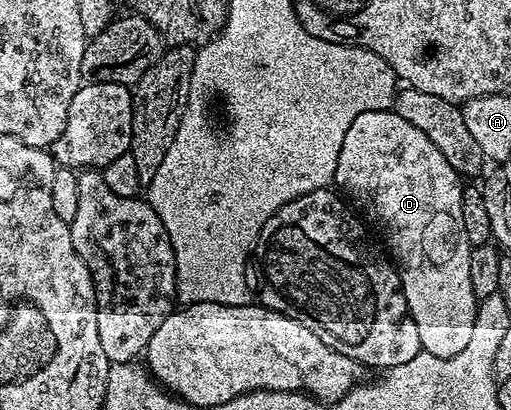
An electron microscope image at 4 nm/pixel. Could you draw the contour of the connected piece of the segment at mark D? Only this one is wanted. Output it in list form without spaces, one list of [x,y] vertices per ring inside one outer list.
[[[393,109],[360,112],[360,116],[356,116],[356,120],[352,120],[352,125],[348,127],[348,133],[344,135],[344,145],[340,148],[340,160],[336,164],[336,172],[334,173],[334,182],[337,185],[342,185],[360,205],[374,210],[379,224],[382,225],[382,234],[386,237],[387,244],[390,245],[391,251],[389,250],[389,253],[401,273],[402,291],[406,297],[412,320],[416,320],[416,328],[420,332],[420,344],[423,351],[441,358],[456,356],[456,352],[460,352],[468,345],[470,323],[472,321],[472,298],[469,285],[461,284],[462,286],[458,286],[458,278],[460,282],[459,267],[457,270],[456,267],[450,266],[450,214],[452,210],[452,202],[450,206],[450,178],[452,179],[452,171],[448,160],[440,152],[440,148],[436,148],[436,144],[432,144],[432,140],[428,140],[428,136],[424,136],[424,132],[420,132],[420,128],[415,128],[414,125],[408,124],[408,120],[404,120],[404,116],[394,113]]]

